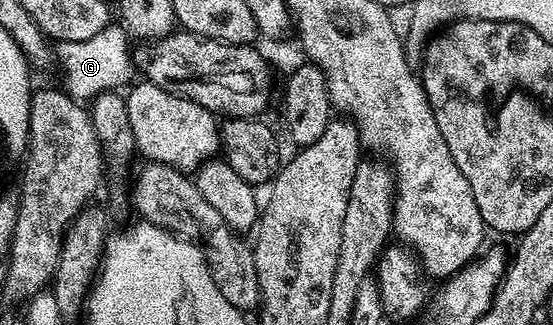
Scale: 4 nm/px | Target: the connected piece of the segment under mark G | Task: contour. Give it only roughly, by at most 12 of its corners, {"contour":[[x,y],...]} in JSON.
{"contour":[[111,24],[63,40],[55,59],[79,102],[134,75],[129,35]]}

